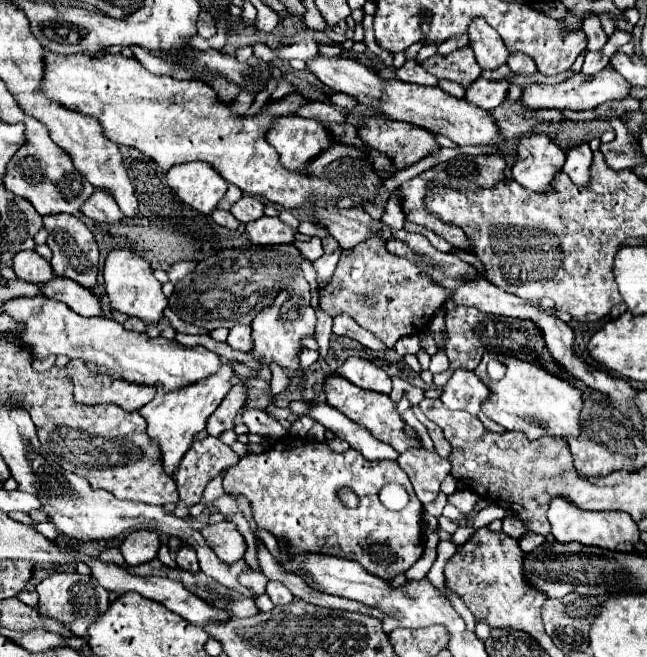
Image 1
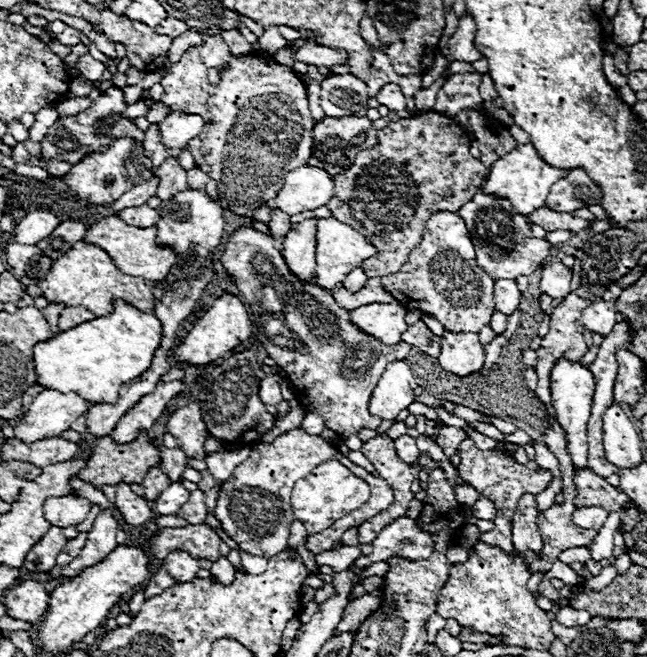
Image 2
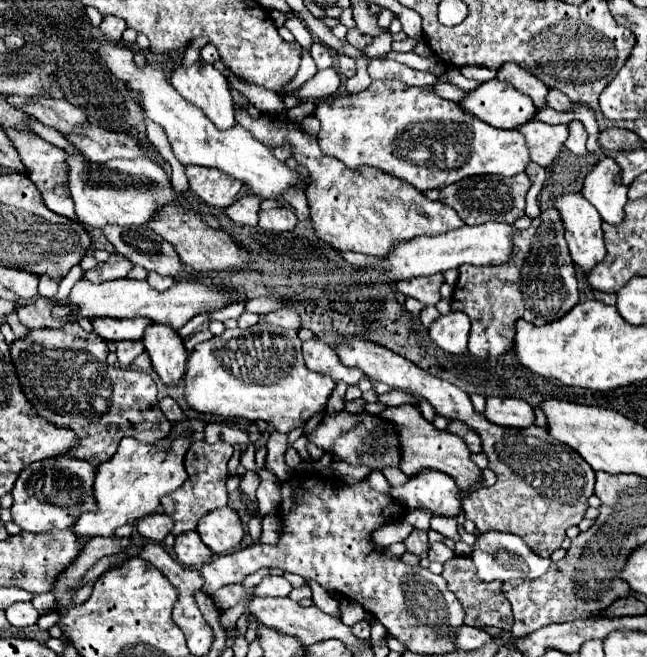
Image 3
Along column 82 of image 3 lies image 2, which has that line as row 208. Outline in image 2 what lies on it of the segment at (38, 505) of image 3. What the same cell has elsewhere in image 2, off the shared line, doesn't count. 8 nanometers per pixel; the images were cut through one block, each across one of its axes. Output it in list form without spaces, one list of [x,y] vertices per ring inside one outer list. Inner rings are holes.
[[[476,192],[476,196],[458,210],[458,216],[468,224],[468,232],[476,250],[476,260],[494,280],[516,280],[518,276],[530,276],[550,254],[550,242],[534,238],[526,216],[514,214],[508,200],[496,200],[494,196]]]

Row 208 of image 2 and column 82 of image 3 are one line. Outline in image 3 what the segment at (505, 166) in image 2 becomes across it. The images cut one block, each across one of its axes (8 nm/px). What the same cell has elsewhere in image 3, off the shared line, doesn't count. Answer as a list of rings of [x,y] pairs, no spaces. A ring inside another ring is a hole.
[[[182,432],[170,448],[158,448],[154,444],[142,444],[134,438],[122,438],[116,454],[108,460],[108,462],[102,462],[98,472],[96,472],[96,482],[94,482],[94,496],[96,496],[96,502],[98,502],[98,510],[96,512],[84,512],[80,516],[80,520],[72,526],[72,530],[78,534],[78,536],[88,536],[88,538],[94,538],[94,536],[112,536],[116,528],[124,526],[128,520],[140,520],[148,514],[154,514],[156,508],[160,506],[160,498],[168,492],[174,492],[176,488],[180,488],[186,480],[186,470],[184,470],[184,454],[186,450],[190,448],[192,440],[190,440],[192,432]]]

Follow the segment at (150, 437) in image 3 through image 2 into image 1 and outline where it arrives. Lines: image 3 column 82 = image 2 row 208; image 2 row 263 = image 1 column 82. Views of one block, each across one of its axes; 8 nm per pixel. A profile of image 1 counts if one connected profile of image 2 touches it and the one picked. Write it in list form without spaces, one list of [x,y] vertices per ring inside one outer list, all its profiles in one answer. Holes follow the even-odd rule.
[[[80,360],[70,362],[66,370],[74,384],[74,400],[78,404],[116,404],[124,412],[136,412],[156,394],[156,388],[140,388],[120,378],[96,374],[86,364],[80,364]]]

